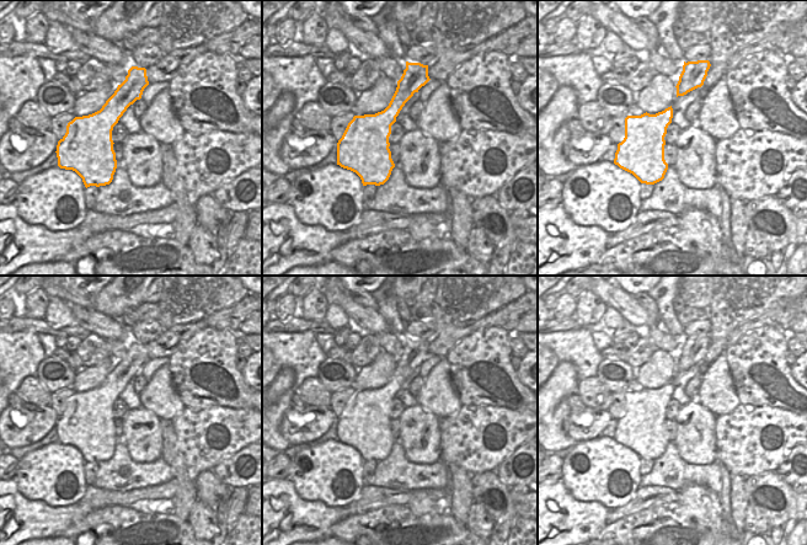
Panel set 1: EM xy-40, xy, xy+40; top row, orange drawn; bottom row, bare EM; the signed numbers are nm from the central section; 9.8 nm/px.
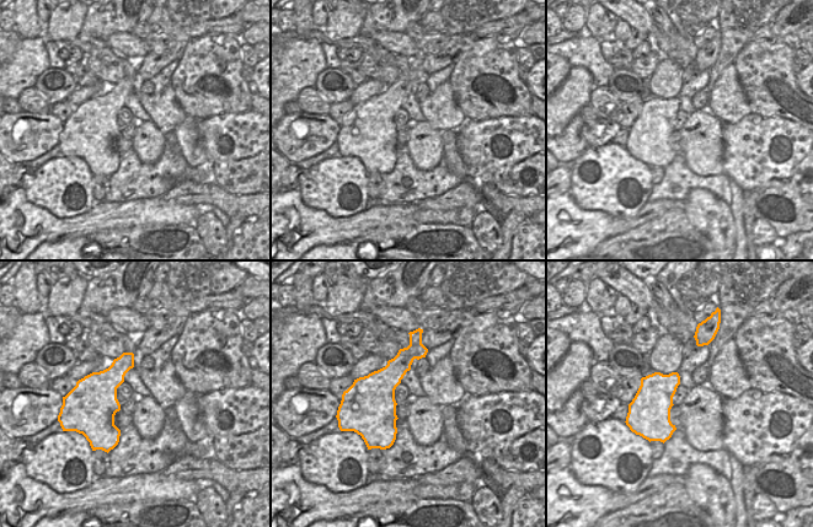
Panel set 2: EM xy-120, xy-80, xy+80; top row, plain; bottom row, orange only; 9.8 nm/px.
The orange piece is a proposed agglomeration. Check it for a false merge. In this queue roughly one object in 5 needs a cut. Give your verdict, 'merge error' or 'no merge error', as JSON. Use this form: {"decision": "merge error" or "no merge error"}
{"decision": "no merge error"}

